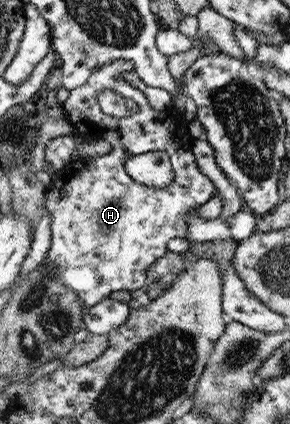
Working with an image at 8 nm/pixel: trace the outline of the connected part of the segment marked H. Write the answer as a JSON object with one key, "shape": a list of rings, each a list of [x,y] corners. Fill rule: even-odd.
{"shape":[[[124,59],[115,60],[113,63],[105,65],[105,67],[99,69],[97,73],[93,73],[93,76],[88,80],[88,83],[83,84],[83,86],[75,88],[73,91],[71,91],[67,101],[62,106],[65,118],[67,121],[69,121],[73,128],[77,130],[78,136],[89,136],[91,140],[105,140],[111,143],[111,146],[113,146],[111,154],[107,153],[97,157],[83,157],[80,158],[76,163],[66,165],[63,170],[61,170],[60,174],[52,179],[50,184],[47,186],[47,194],[45,194],[44,209],[47,209],[48,214],[50,214],[49,226],[52,242],[51,246],[46,252],[46,258],[48,258],[46,260],[46,264],[48,264],[46,270],[50,272],[50,276],[54,276],[56,280],[61,280],[62,284],[65,284],[71,292],[75,292],[77,296],[80,296],[80,299],[82,300],[82,308],[84,308],[82,320],[84,320],[85,313],[87,313],[92,306],[96,306],[97,303],[101,303],[102,300],[109,298],[110,294],[119,292],[119,290],[139,290],[139,288],[143,286],[145,278],[147,278],[147,270],[149,270],[151,264],[153,264],[159,257],[162,257],[167,252],[167,241],[171,240],[171,238],[186,238],[187,227],[186,222],[184,221],[186,212],[195,210],[197,207],[201,207],[201,205],[207,203],[207,201],[209,201],[211,198],[218,195],[216,185],[211,178],[205,176],[204,173],[200,171],[194,154],[192,153],[191,148],[195,140],[189,135],[188,132],[188,125],[190,124],[191,120],[186,119],[184,110],[175,107],[168,109],[167,111],[155,111],[150,106],[145,94],[143,94],[141,90],[137,90],[137,88],[131,87],[129,83],[125,83],[125,81],[123,81],[123,72],[131,72],[131,70],[134,68],[135,65],[131,61]],[[101,89],[111,89],[111,91],[117,93],[117,95],[128,97],[136,102],[136,104],[139,106],[139,110],[134,116],[126,118],[109,117],[107,114],[103,114],[101,106],[98,104],[97,100],[97,91]],[[153,151],[166,152],[169,155],[170,163],[172,164],[172,169],[175,173],[173,182],[171,182],[171,184],[165,188],[153,188],[152,186],[145,186],[140,182],[135,182],[125,170],[125,164],[129,158],[132,156],[137,156],[138,154]]]}

